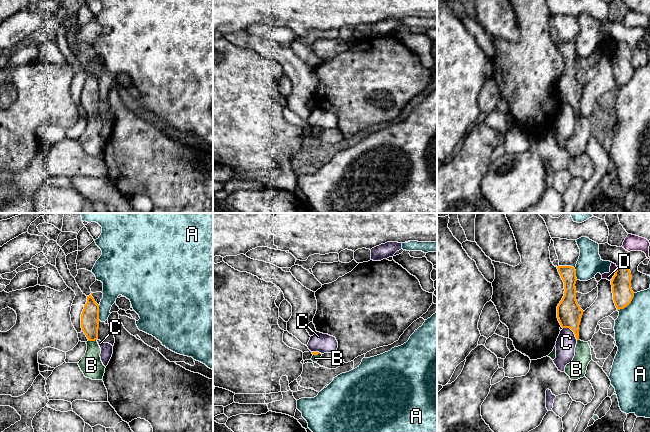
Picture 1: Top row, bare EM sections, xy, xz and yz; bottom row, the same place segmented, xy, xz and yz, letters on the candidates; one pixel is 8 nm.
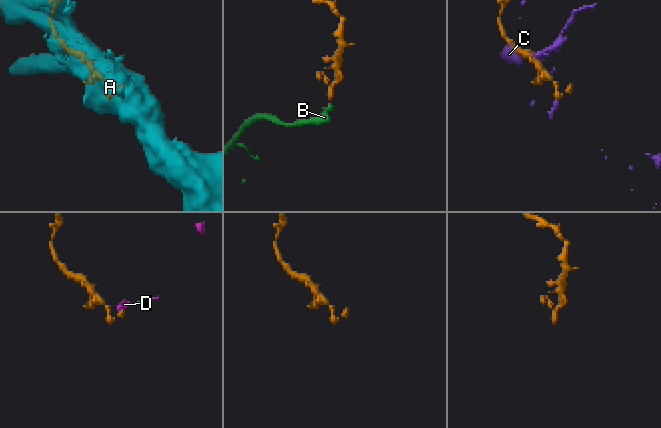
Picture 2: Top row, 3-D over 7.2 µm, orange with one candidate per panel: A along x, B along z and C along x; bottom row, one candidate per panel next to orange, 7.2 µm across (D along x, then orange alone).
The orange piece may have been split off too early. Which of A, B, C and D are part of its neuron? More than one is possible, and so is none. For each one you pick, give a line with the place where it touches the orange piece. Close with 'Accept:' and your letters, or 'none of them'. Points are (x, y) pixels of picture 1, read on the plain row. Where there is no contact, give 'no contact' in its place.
B: meets orange in xy at (92, 116)
Accept: B

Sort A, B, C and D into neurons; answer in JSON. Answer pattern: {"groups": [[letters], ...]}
{"groups": [["A", "C"], ["B"], ["D"]]}

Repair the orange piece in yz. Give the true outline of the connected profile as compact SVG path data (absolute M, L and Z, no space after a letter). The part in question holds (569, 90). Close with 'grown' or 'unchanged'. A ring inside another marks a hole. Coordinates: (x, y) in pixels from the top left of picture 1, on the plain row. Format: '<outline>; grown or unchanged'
M558 42L558 48L564 58L564 72L557 82L557 94L562 104L570 104L579 116L579 101L583 86L576 76L576 46L572 42Z; unchanged

